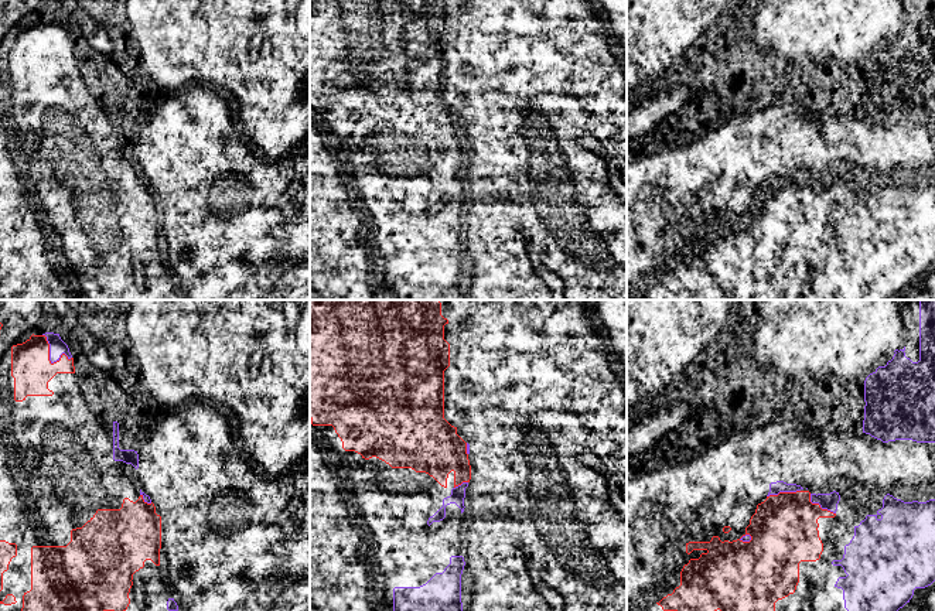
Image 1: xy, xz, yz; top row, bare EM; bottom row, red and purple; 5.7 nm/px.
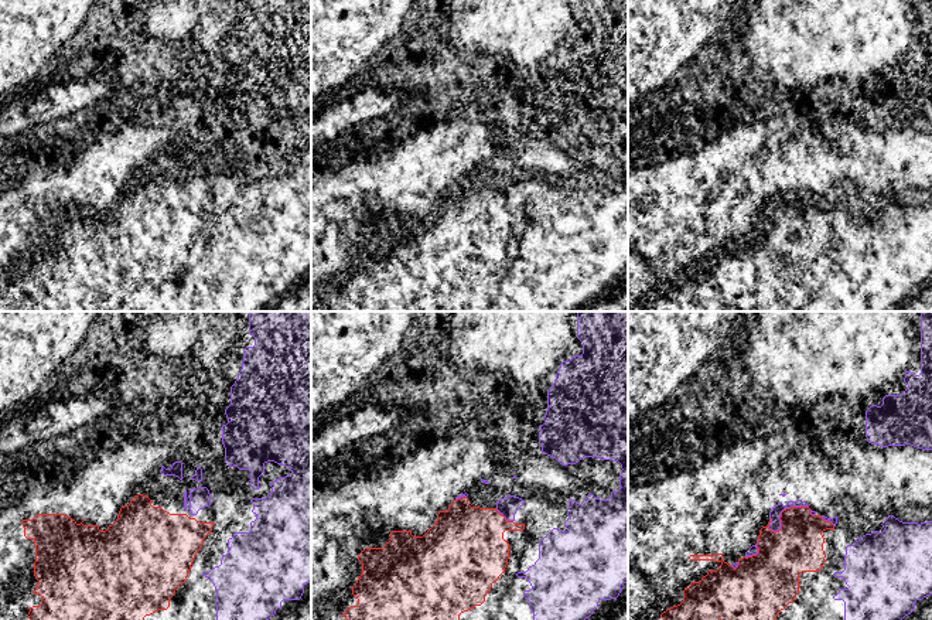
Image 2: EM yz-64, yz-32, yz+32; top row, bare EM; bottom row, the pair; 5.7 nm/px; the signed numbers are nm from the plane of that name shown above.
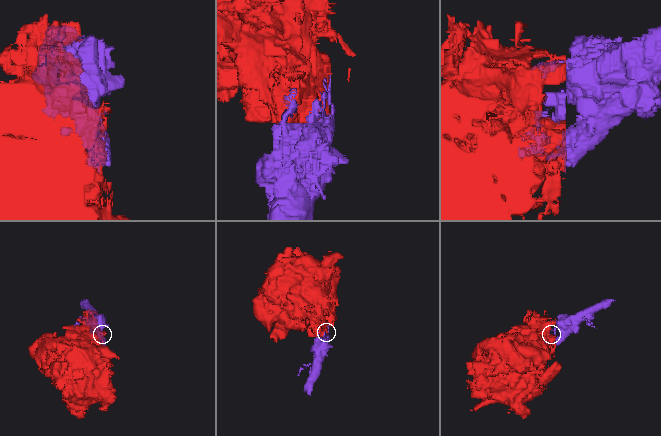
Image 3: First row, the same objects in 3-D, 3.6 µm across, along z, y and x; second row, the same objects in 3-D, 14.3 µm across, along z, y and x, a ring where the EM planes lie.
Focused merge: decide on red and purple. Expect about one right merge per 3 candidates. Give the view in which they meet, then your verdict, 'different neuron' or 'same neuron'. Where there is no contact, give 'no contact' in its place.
meets red in xy; same neuron

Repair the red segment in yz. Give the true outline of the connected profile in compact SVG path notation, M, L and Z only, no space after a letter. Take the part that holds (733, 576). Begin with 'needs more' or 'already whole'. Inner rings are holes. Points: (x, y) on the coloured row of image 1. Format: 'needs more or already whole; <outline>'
needs more; M777 481L770 484L767 499L757 505L755 513L745 528L745 533L733 542L721 542L713 536L710 542L689 542L686 553L702 550L699 559L690 559L680 571L680 586L672 594L663 597L658 605L663 611L775 611L775 603L794 594L799 583L799 563L816 561L823 552L819 537L819 518L835 518L839 492L811 494L801 485Z

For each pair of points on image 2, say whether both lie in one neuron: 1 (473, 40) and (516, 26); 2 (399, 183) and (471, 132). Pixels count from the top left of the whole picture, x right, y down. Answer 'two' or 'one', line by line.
1: two
2: one

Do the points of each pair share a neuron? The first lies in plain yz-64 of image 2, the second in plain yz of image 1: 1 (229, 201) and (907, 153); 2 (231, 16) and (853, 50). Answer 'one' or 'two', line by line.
1: two
2: one

